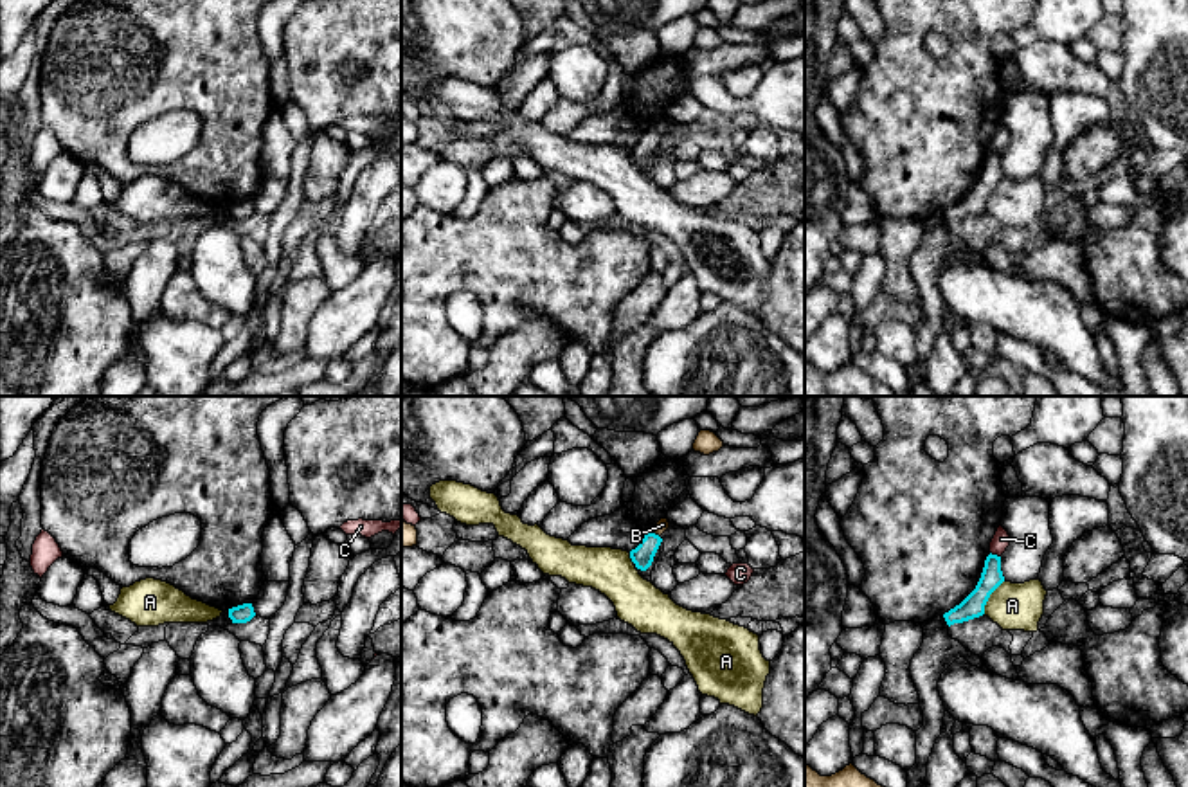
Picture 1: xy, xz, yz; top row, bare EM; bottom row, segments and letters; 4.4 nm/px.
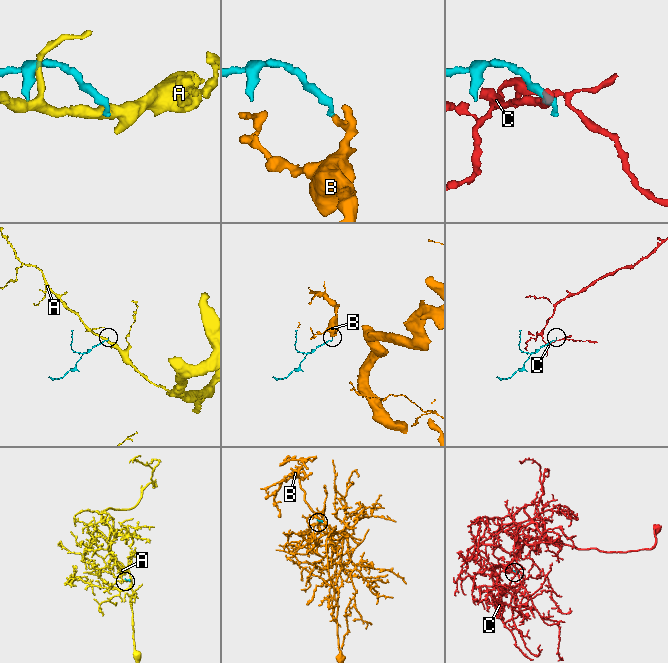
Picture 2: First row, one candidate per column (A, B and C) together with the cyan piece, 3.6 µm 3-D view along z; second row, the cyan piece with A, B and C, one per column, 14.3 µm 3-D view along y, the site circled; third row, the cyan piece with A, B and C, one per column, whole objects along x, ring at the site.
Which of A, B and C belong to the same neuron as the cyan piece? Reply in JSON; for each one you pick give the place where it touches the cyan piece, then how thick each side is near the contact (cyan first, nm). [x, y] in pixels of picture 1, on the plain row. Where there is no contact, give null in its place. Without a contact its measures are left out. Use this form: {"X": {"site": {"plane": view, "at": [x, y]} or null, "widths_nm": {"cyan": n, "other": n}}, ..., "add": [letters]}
{"B": {"site": {"plane": "xz", "at": [654, 130]}, "widths_nm": {"cyan": 100, "other": 60}}, "add": ["B"]}

